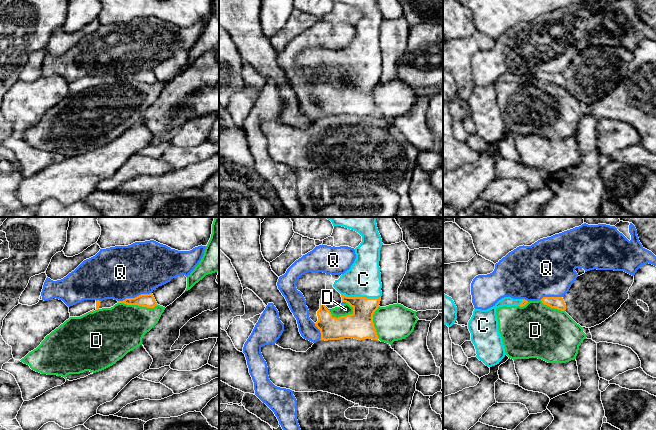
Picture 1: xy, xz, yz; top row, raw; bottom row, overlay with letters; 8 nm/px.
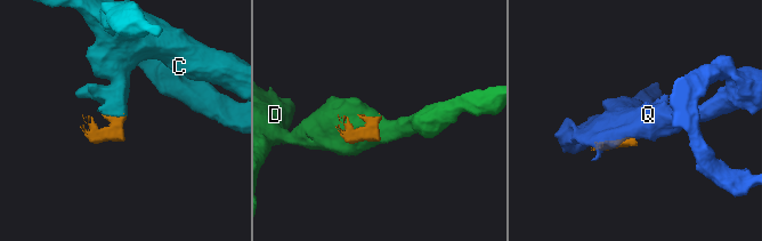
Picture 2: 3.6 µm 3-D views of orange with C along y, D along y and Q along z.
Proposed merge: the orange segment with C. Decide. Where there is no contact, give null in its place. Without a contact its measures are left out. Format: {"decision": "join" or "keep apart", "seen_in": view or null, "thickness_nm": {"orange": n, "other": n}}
{"decision": "join", "seen_in": "xz", "thickness_nm": {"orange": 220, "other": 280}}

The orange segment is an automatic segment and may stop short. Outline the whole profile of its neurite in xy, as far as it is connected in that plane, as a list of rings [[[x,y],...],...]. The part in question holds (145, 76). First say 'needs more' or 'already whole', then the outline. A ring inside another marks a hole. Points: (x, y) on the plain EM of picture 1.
already whole; [[[152,69],[141,70],[135,74],[126,74],[123,77],[118,77],[118,79],[124,79],[127,81],[138,81],[147,84],[154,84],[158,81]]]

